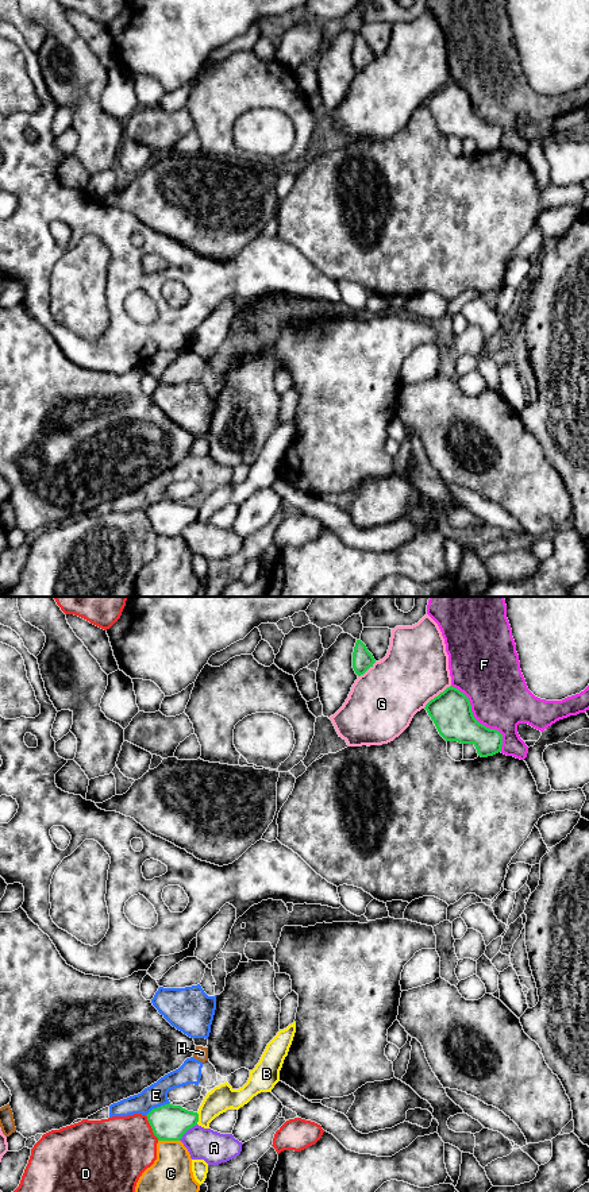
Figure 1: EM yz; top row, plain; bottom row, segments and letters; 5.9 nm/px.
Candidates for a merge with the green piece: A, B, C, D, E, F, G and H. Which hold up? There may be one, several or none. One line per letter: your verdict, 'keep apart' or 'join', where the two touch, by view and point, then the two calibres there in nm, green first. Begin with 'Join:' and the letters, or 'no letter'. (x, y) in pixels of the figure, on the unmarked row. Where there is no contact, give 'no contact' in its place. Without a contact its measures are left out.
Join: H
A: keep apart; contact yz (187, 525); calibres 220 and 190 nm
B: keep apart; contact yz (197, 513); calibres 220 and 150 nm
C: keep apart; contact yz (169, 535); calibres 220 and 300 nm
D: keep apart; contact yz (151, 523); calibres 220 and 400 nm
E: keep apart; contact yz (157, 502); calibres 220 and 140 nm
F: keep apart; contact yz (477, 116); calibres 240 and 360 nm
G: keep apart; contact yz (438, 91); calibres 240 and 400 nm
H: join; contact yz (195, 447); calibres 20 and 80 nm

